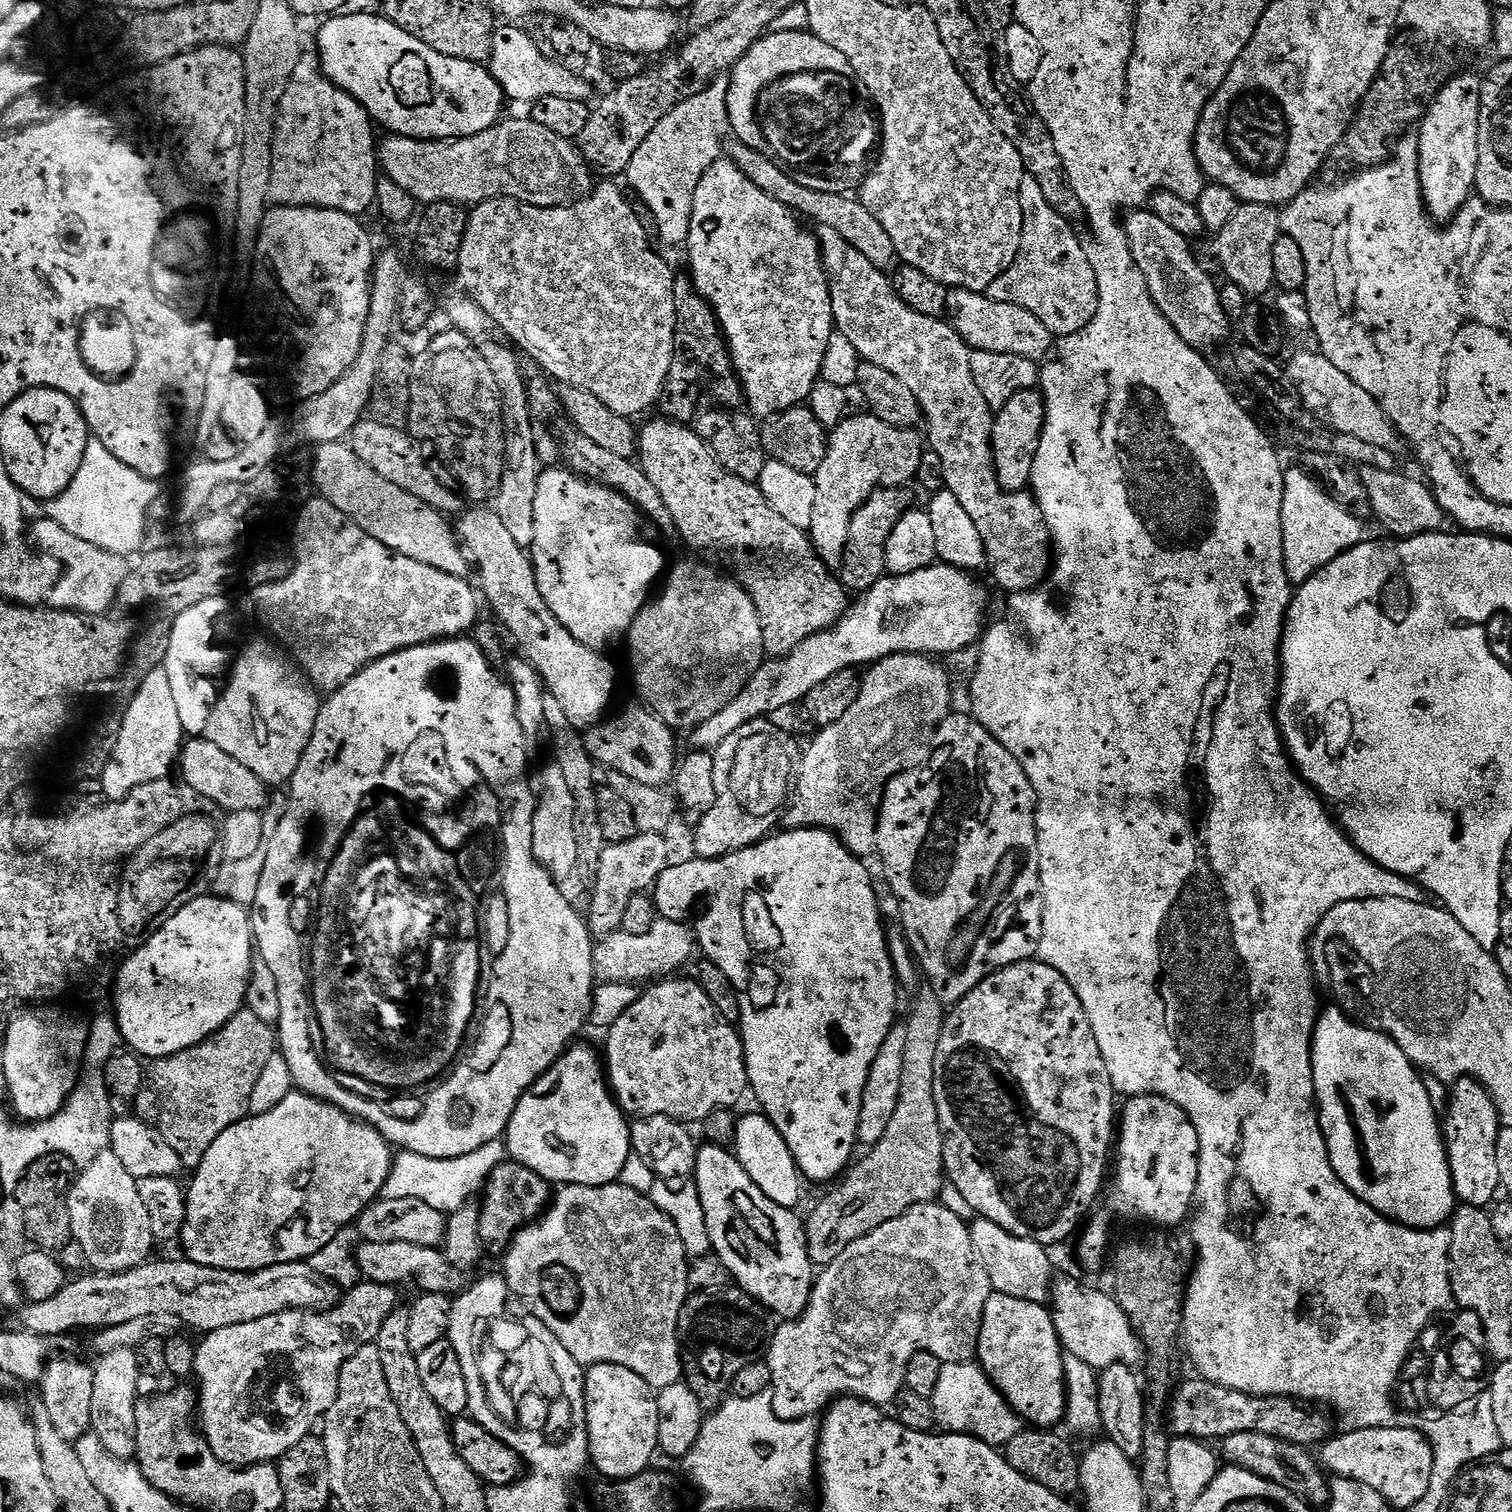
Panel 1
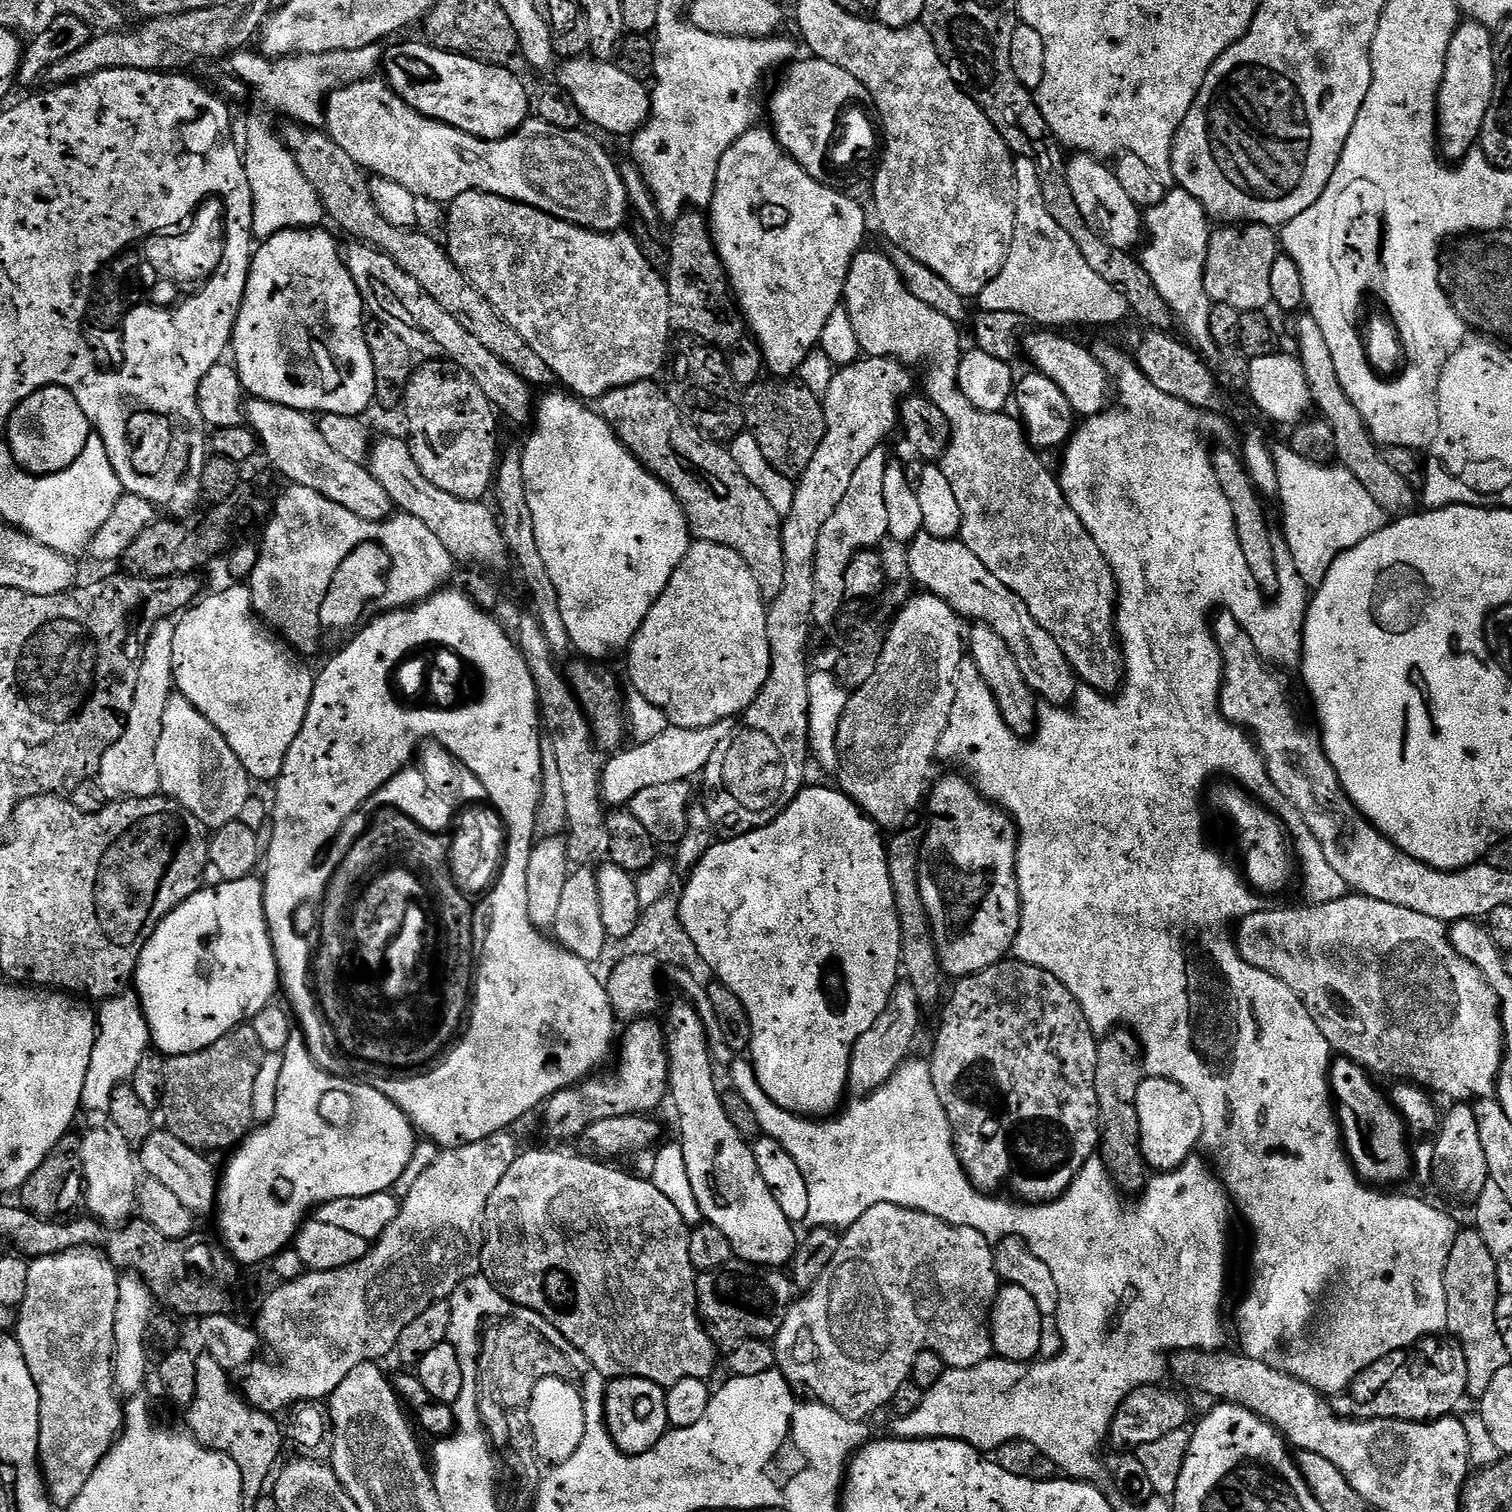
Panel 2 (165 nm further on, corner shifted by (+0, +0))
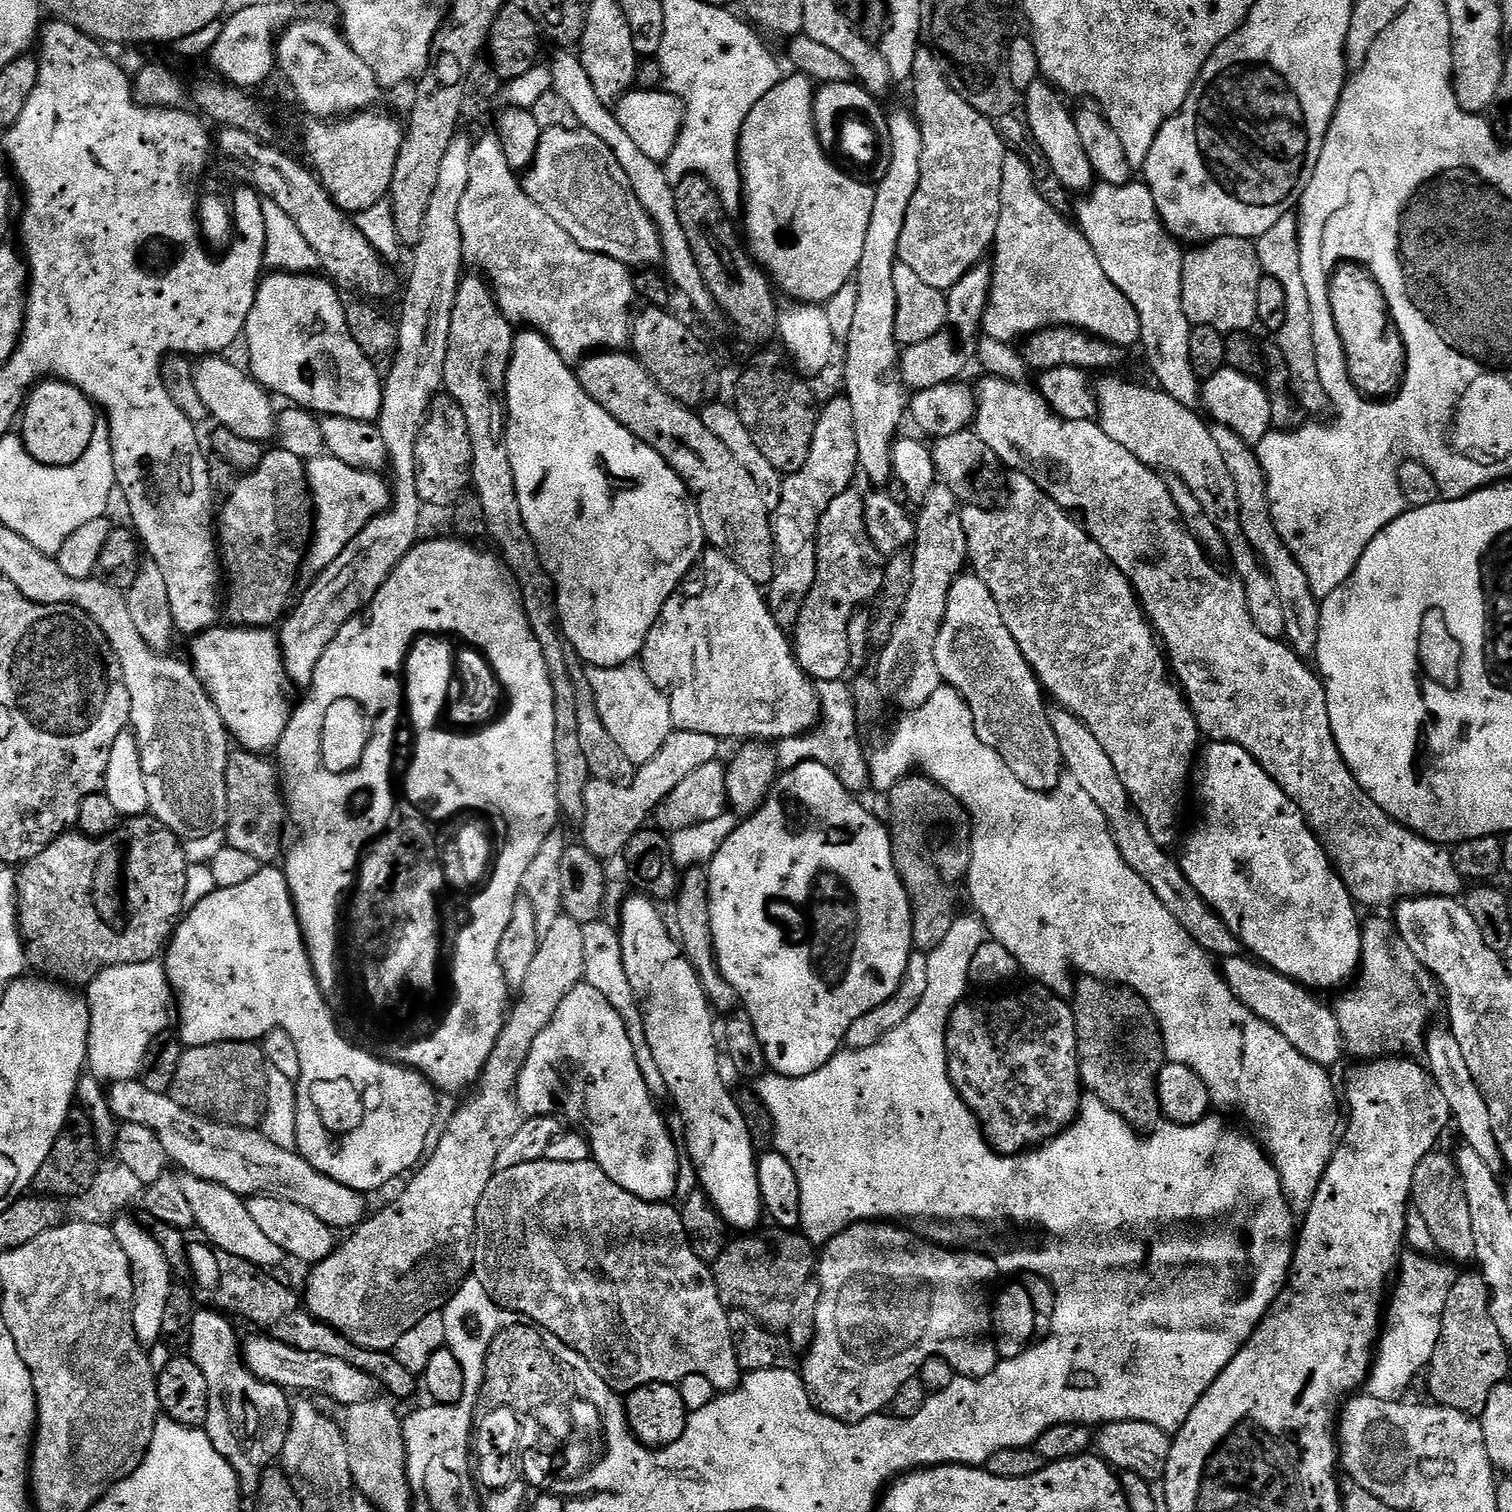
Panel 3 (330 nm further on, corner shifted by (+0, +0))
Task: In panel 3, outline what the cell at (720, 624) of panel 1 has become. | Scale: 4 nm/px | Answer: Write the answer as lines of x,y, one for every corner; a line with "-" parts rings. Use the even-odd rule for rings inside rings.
708,550
701,556
696,567
684,577
674,595
666,602
666,606
662,606
660,617
654,622
654,626
644,643
644,649
640,652
639,659
642,661
642,669
648,676
649,682
667,697
673,729
681,732
693,732
694,734
710,734
721,742
727,742
727,740
736,740
735,742
779,742
791,736
811,732
817,727
818,721
821,719
820,704
815,694
813,681
808,673
800,668
800,663
796,661
793,645
790,643
789,637
787,640
784,636
787,636
785,631
778,627
776,619
772,617
772,612
768,609
768,601
761,585
749,578
725,552

